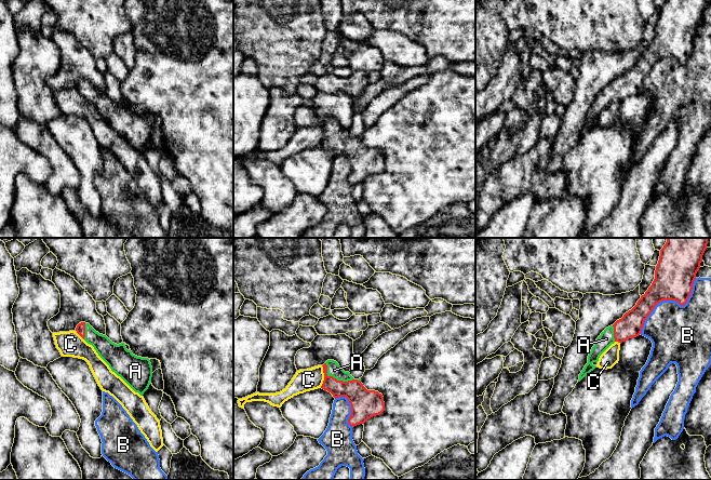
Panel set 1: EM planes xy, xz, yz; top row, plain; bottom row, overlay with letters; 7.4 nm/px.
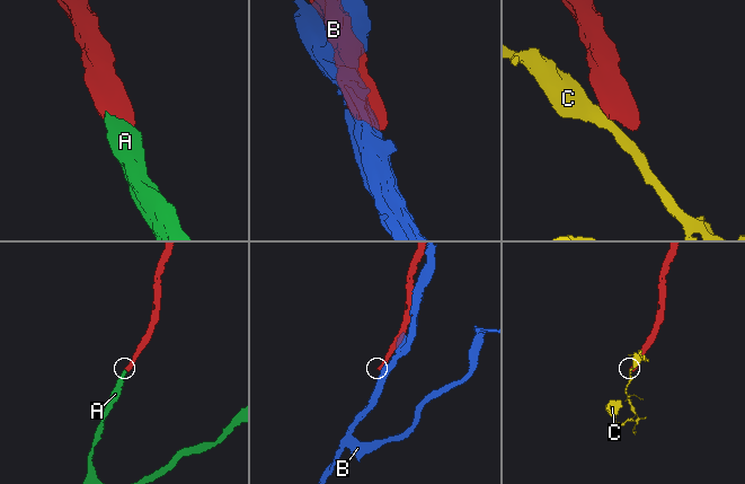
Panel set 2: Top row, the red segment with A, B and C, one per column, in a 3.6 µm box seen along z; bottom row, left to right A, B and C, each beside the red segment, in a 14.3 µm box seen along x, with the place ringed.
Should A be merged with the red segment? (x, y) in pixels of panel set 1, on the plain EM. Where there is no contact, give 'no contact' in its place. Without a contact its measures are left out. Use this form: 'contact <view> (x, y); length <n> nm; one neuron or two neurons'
contact xz (335, 136); length 260 nm; one neuron

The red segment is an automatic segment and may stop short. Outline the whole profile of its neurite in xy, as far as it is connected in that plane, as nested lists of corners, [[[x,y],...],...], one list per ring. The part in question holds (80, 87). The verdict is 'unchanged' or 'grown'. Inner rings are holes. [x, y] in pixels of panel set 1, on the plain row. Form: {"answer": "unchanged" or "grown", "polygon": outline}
{"answer": "grown", "polygon": [[[81,80],[77,91],[94,105],[98,114],[120,134],[135,150],[140,154],[148,147],[152,124],[148,116],[137,115],[128,108],[124,101],[112,101],[106,93],[96,90],[89,81]]]}

